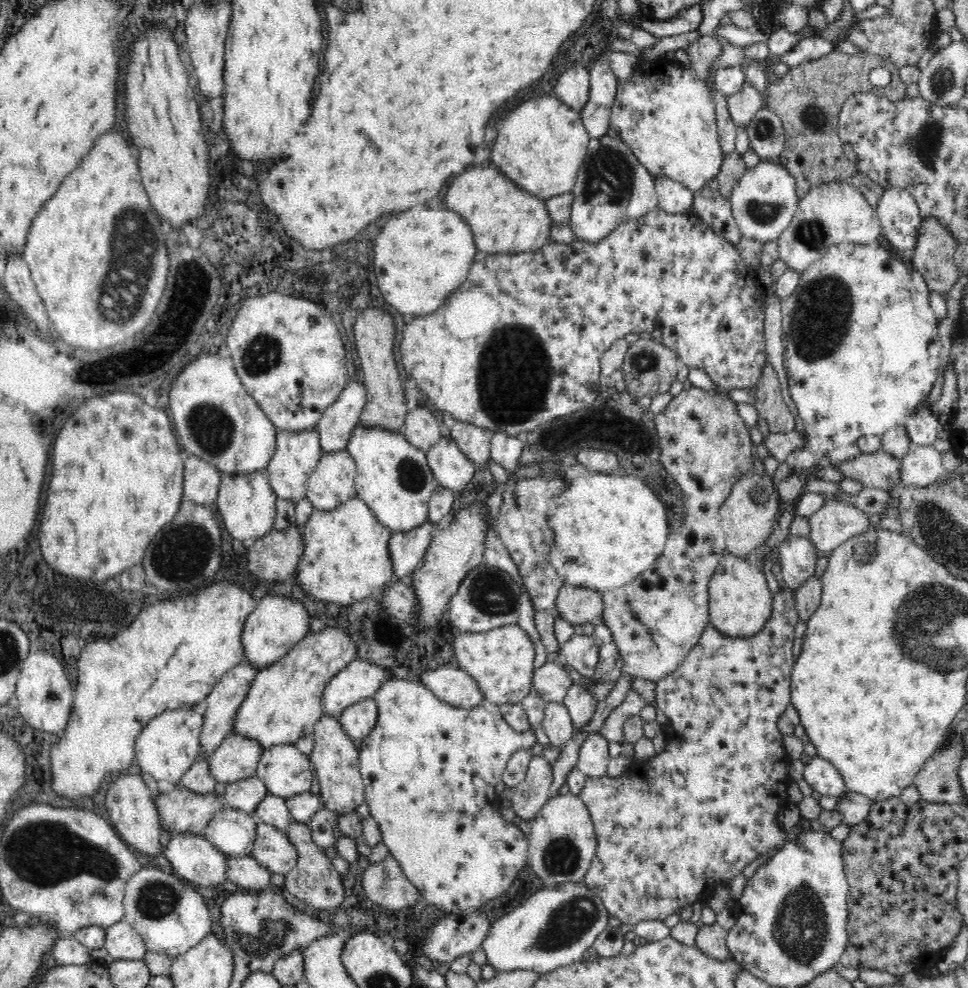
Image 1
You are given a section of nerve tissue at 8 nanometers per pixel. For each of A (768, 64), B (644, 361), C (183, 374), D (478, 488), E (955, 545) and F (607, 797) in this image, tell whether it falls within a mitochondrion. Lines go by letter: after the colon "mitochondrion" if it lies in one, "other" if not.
A: other
B: mitochondrion
C: other
D: other
E: mitochondrion
F: other

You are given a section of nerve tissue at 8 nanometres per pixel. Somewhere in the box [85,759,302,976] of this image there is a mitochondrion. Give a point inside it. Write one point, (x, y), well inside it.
(273, 932)

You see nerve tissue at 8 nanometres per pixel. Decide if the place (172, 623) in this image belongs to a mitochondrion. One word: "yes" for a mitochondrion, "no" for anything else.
no

